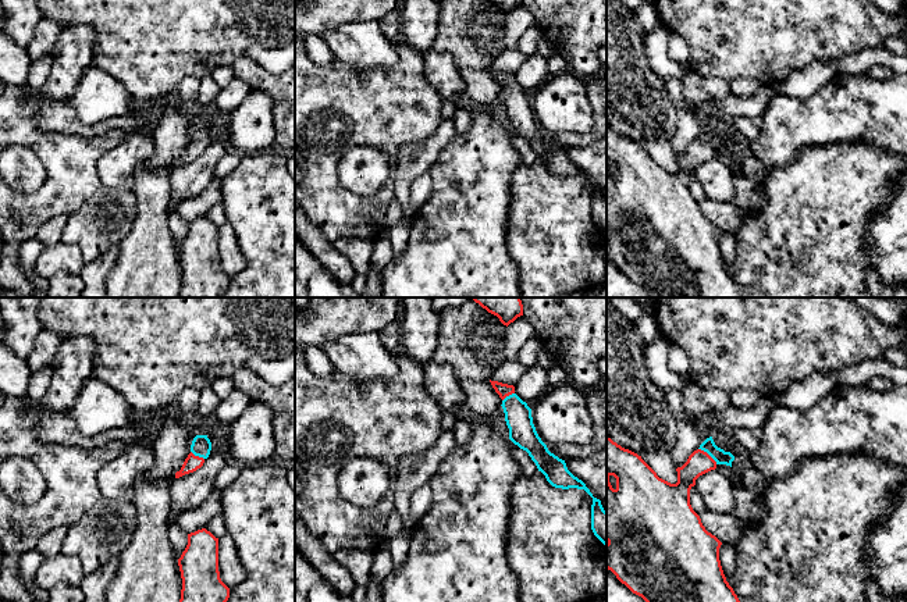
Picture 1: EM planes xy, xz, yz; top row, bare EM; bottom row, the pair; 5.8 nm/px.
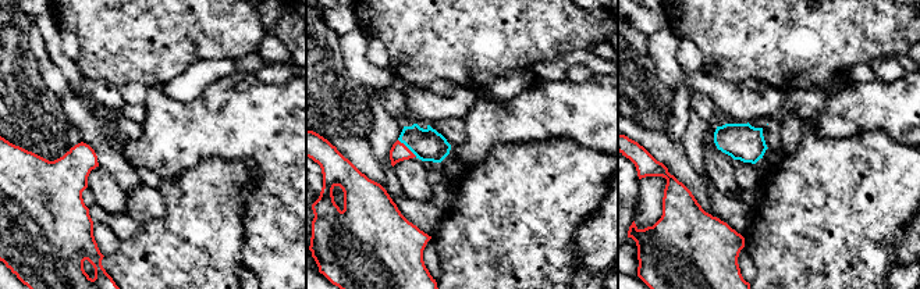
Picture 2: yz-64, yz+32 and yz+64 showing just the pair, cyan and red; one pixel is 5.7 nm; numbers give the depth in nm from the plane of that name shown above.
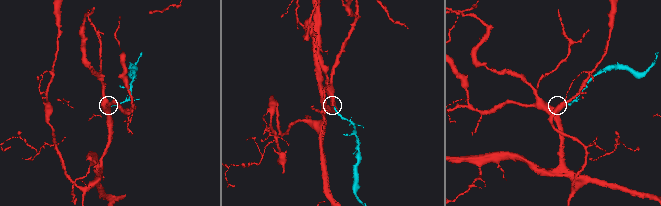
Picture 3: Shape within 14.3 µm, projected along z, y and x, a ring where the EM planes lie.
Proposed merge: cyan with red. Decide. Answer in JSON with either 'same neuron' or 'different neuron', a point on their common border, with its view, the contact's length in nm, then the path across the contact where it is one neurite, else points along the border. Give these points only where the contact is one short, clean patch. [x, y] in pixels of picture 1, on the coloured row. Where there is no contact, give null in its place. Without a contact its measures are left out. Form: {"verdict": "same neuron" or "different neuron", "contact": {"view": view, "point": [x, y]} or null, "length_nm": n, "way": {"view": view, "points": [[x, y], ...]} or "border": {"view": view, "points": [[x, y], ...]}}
{"verdict": "same neuron", "contact": {"view": "yz", "point": [708, 453]}, "length_nm": 140, "way": {"view": "yz", "points": [[708, 445], [708, 453], [699, 463]]}}

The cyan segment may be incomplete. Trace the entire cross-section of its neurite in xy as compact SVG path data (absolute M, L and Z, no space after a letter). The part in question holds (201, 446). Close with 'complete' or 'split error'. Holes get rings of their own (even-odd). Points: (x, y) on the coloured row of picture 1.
M196 435L191 445L191 453L185 459L179 471L175 473L175 478L193 473L200 469L211 450L211 442L207 435Z; split error

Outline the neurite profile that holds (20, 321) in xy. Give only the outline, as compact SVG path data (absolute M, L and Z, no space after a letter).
M0 298L3 338L8 349L28 359L42 324L38 317L40 298Z

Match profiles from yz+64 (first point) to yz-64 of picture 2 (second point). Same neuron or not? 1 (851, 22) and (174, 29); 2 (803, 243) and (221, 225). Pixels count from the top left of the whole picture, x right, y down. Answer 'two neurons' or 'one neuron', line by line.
1: one neuron
2: one neuron

